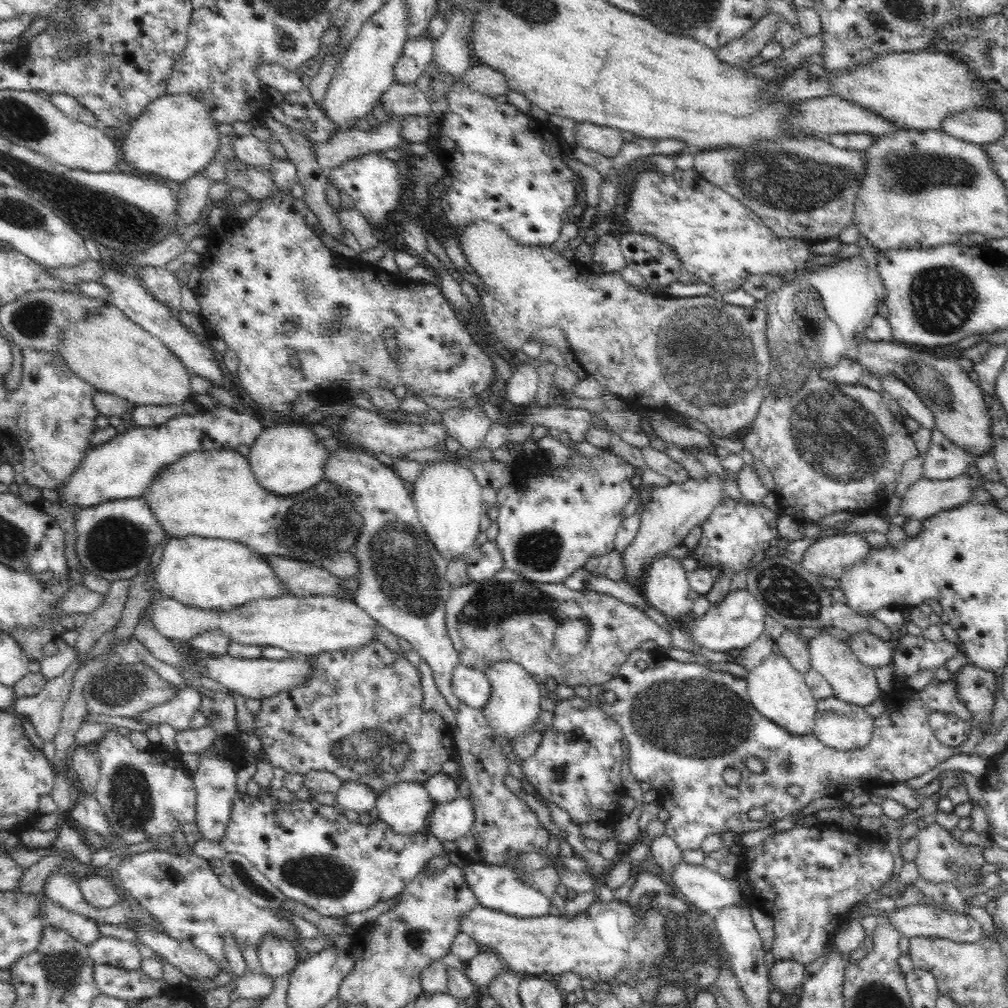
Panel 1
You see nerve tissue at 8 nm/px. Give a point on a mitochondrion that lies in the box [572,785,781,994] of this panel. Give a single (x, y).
(647, 929)

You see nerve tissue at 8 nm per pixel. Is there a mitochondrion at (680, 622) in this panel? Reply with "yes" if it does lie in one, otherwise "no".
no

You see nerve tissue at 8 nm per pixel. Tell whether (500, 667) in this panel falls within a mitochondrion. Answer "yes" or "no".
no

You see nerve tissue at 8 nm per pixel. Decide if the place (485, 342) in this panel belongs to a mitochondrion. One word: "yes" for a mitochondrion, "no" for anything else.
no

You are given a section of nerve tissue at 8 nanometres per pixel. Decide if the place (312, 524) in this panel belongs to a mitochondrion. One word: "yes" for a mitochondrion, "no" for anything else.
yes

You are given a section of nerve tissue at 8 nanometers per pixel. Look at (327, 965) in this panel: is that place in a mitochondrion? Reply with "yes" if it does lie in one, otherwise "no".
no

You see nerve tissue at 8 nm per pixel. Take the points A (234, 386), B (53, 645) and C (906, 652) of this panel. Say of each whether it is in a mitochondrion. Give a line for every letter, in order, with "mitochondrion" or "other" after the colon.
A: other
B: other
C: other

